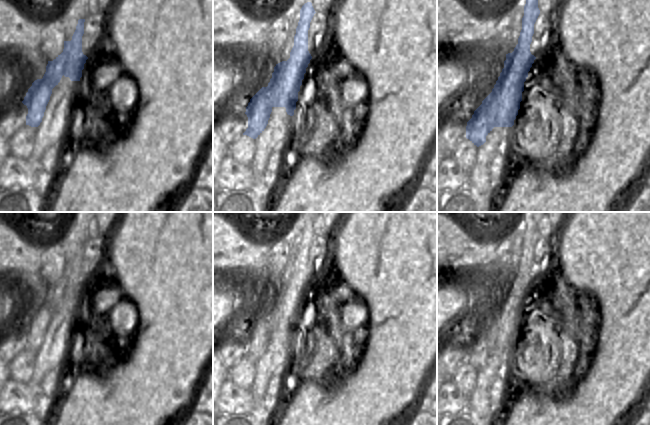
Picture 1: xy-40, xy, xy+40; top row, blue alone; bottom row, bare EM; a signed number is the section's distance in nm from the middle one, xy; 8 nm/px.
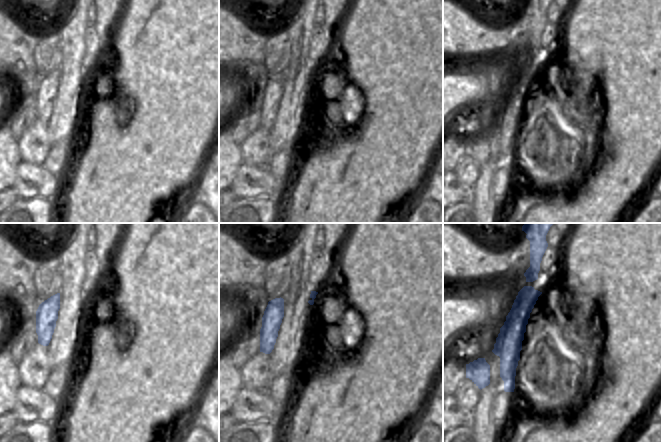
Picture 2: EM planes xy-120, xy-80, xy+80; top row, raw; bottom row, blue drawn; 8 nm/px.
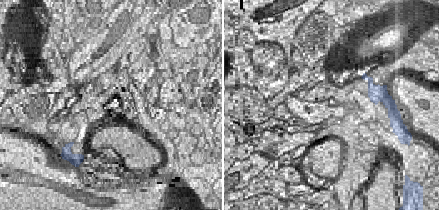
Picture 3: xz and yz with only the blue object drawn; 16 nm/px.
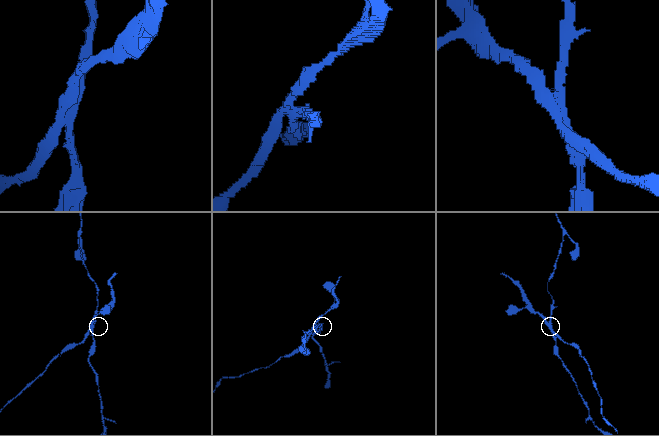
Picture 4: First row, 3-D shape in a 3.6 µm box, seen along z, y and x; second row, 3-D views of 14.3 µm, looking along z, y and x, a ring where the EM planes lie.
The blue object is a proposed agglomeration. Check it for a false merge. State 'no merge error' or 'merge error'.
merge error

